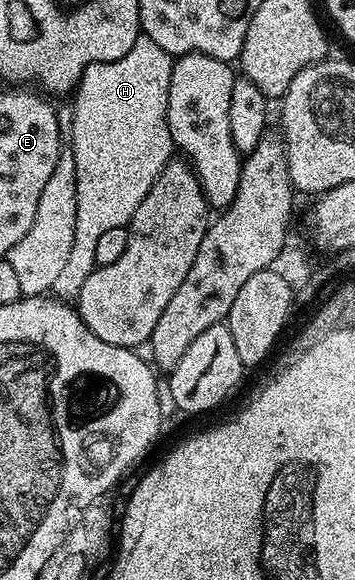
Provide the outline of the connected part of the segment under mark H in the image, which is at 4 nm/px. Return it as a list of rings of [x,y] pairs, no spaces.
[[[141,34],[123,58],[116,58],[115,62],[88,64],[83,70],[71,101],[75,154],[75,242],[51,289],[54,297],[76,297],[78,288],[87,282],[87,274],[97,267],[95,246],[99,237],[107,230],[128,226],[135,210],[139,210],[139,202],[147,198],[147,190],[155,186],[155,178],[159,178],[161,171],[174,159],[175,149],[167,122],[167,90],[171,86],[173,61],[174,57],[169,56],[163,46],[155,46],[149,36]]]

